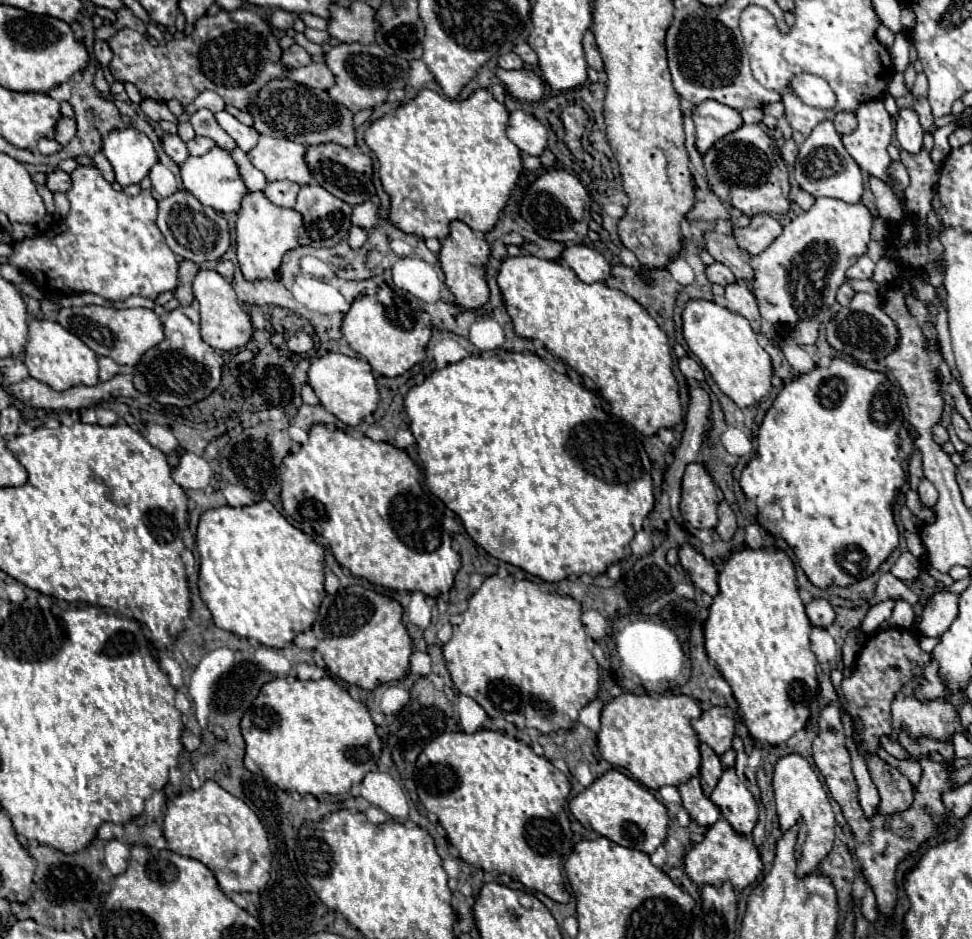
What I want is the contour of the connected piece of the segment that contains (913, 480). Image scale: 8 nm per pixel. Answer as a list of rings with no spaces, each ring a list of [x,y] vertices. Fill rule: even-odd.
[[[912,453],[910,457],[910,469],[908,469],[908,475],[910,475],[910,487],[916,491],[918,489],[918,483],[924,479],[924,473],[922,473],[922,465],[920,465],[920,453]]]

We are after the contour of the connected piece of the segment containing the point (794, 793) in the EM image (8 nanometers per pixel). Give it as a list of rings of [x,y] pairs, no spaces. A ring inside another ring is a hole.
[[[796,753],[782,757],[776,763],[772,785],[774,785],[774,795],[776,795],[776,811],[778,811],[780,831],[786,833],[792,825],[800,823],[798,841],[796,841],[796,859],[798,859],[796,873],[798,873],[798,877],[804,877],[806,873],[816,871],[820,861],[832,851],[834,813],[832,813],[828,795],[822,789],[822,783],[816,777],[816,773],[810,769],[808,761]]]

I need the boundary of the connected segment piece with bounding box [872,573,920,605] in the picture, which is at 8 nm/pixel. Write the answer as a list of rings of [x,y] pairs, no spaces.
[[[884,573],[878,581],[872,605],[880,603],[880,601],[886,601],[886,599],[902,599],[902,601],[908,601],[908,603],[914,605],[920,597],[908,585],[904,585],[898,577],[894,577],[892,573]]]

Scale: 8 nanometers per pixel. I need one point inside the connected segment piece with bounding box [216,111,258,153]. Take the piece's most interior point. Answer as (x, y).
(246, 137)

